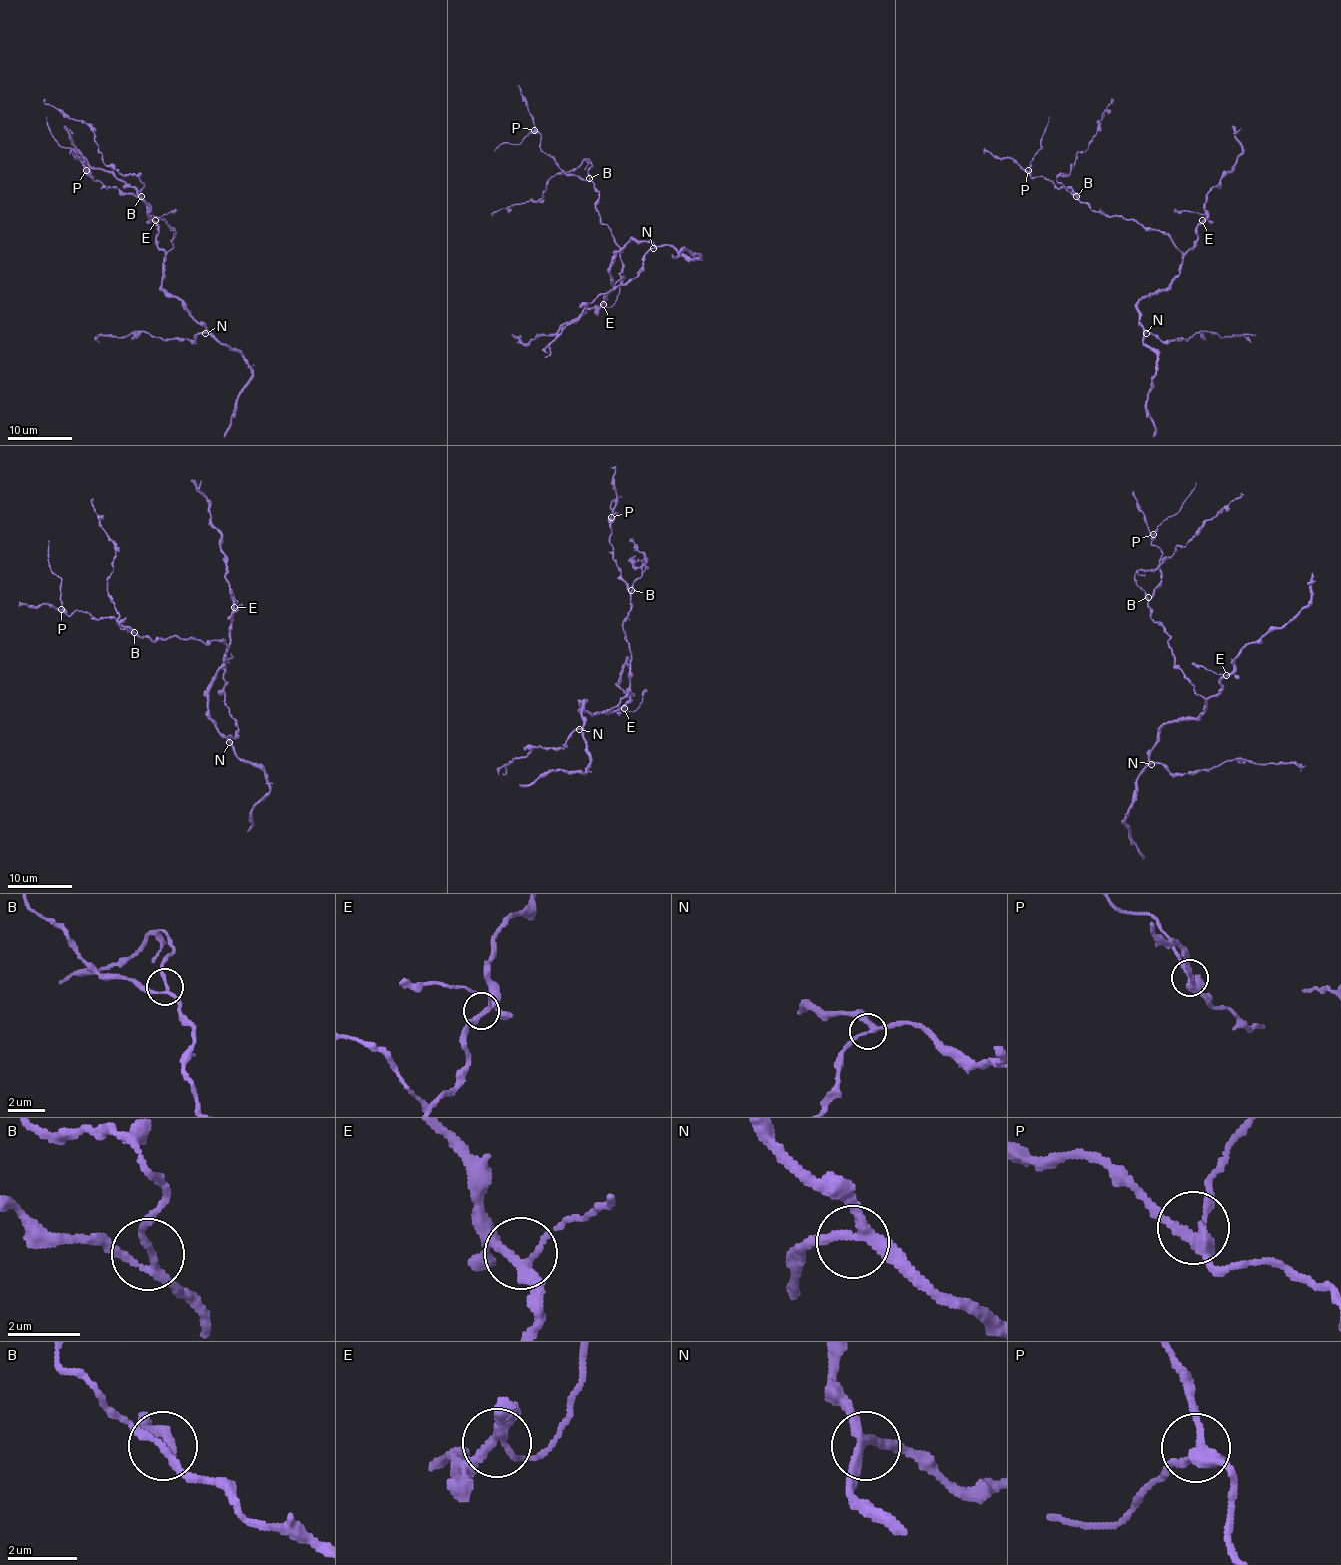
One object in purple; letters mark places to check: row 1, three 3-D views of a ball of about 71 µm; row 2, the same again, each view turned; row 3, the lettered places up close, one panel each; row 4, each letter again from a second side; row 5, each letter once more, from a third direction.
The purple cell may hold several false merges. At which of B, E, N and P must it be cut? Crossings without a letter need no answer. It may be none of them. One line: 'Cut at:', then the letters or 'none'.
Cut at: none

